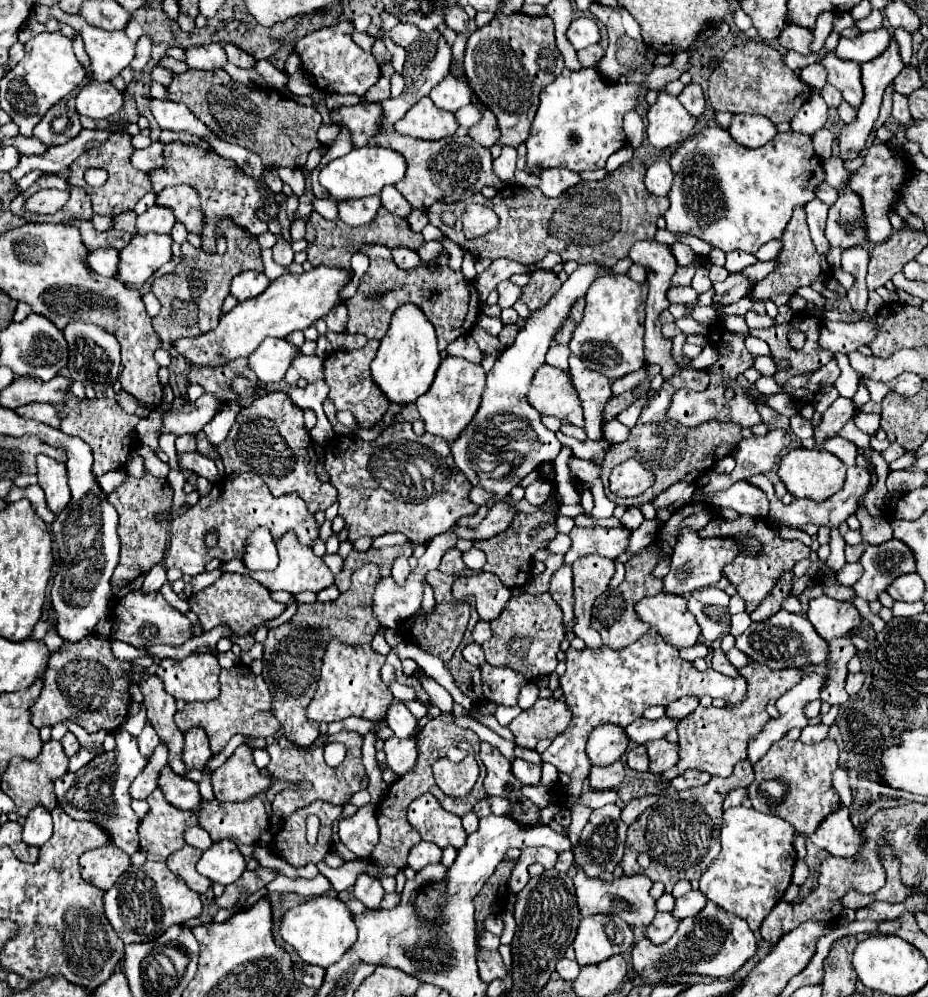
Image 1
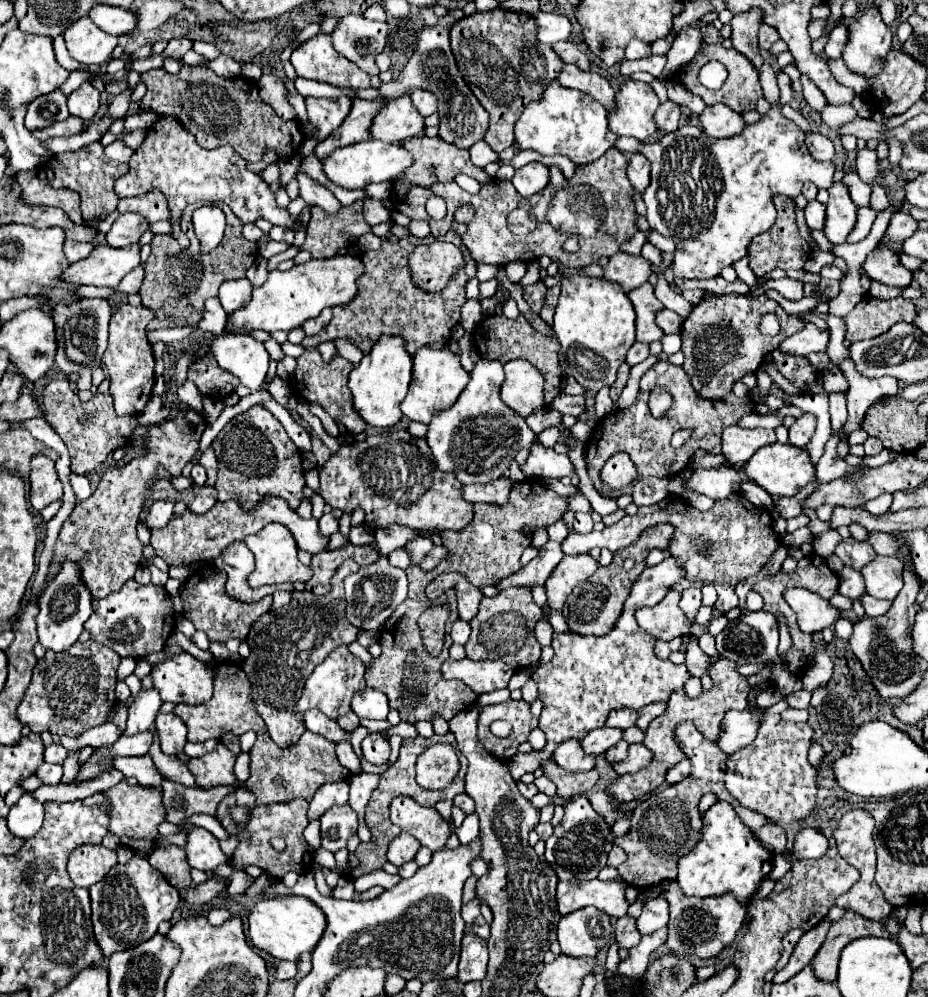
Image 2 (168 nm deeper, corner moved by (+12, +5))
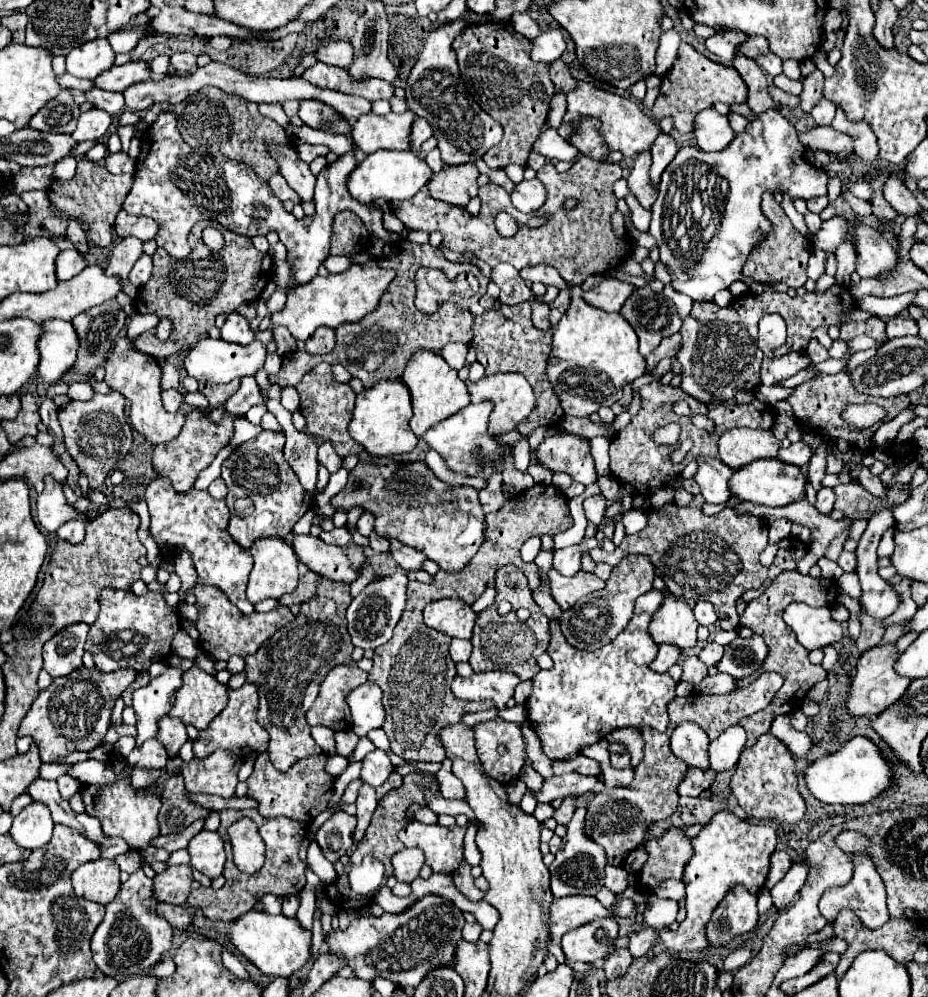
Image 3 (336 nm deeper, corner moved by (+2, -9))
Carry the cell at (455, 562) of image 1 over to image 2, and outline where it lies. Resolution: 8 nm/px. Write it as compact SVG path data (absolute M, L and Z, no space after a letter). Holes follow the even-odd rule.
M418 536L418 538L410 540L410 542L404 546L404 550L408 552L410 562L412 562L412 564L418 564L418 562L432 550L432 540L426 538L426 536Z

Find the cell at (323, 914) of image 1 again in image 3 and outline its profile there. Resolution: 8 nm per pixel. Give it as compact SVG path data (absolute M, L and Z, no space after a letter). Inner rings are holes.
M250 910L234 922L228 934L230 944L268 976L292 976L312 954L312 932L302 928L296 918L288 918L284 914L272 916L262 910Z

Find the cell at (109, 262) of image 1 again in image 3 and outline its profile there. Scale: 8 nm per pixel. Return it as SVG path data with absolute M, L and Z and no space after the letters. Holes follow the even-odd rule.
M76 248L70 250L62 250L58 254L56 260L56 274L60 280L70 280L74 278L78 272L82 272L86 268L86 258L82 254L78 254Z

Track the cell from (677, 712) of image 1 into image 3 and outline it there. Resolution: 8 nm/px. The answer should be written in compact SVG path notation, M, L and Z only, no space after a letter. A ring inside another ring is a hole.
M620 728L606 736L608 742L622 742L628 746L628 752L632 756L632 766L638 766L638 762L644 758L644 738L636 728Z

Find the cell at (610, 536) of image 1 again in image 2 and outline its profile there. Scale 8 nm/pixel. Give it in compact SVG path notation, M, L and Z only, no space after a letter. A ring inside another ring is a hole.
M742 494L730 496L728 500L716 500L708 512L696 510L682 498L668 496L660 504L642 506L634 516L624 516L620 522L606 526L602 532L592 530L590 534L570 532L568 538L562 542L564 554L584 554L590 548L608 548L616 552L632 544L646 528L656 524L672 524L674 534L668 546L668 554L684 564L684 578L690 582L712 584L718 592L716 610L726 614L730 608L738 606L738 596L734 594L734 586L750 576L758 574L760 568L770 560L772 552L778 548L778 538L772 532L774 518L766 508L756 508Z

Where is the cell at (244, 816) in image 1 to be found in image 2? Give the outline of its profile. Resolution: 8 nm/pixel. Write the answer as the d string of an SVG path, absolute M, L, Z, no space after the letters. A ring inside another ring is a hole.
M168 778L162 780L162 804L166 808L166 822L178 824L192 814L216 814L218 802L230 794L228 786L202 790L202 788L186 788Z

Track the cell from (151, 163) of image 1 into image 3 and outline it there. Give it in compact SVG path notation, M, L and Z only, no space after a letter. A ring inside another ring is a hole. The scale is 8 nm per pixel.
M118 152L118 154L110 154L106 156L106 168L112 172L112 174L134 174L136 170L136 162L124 154L124 152Z

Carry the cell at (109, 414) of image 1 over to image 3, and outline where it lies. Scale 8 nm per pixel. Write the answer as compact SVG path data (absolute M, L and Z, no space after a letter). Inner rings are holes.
M114 390L107 395L96 394L90 402L72 400L68 406L58 410L66 448L88 478L90 488L100 488L106 476L114 470L116 462L132 448L132 428L126 419L125 397Z

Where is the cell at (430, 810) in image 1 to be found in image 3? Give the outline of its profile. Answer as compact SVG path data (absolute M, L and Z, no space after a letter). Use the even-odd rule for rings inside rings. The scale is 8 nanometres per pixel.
M418 820L408 822L400 832L398 838L404 846L416 846L424 850L426 864L434 872L454 872L462 862L462 840L466 828L446 828L440 824L428 826Z

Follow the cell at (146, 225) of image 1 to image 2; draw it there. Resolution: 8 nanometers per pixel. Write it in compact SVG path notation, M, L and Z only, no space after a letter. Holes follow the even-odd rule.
M126 212L116 218L112 228L106 234L106 244L112 248L124 248L128 244L136 244L138 238L148 230L148 222L134 212Z

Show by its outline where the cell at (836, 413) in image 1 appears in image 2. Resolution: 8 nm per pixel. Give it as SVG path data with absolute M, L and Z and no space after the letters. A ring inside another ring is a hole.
M804 414L800 416L790 428L788 428L788 442L796 448L804 448L808 440L812 438L816 428L816 416L814 414Z

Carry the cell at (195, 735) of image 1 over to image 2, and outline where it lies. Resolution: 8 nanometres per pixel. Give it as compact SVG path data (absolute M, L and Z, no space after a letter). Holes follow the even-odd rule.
M158 712L154 726L156 726L158 738L160 738L162 752L168 756L182 754L182 748L186 744L186 724L174 714Z

